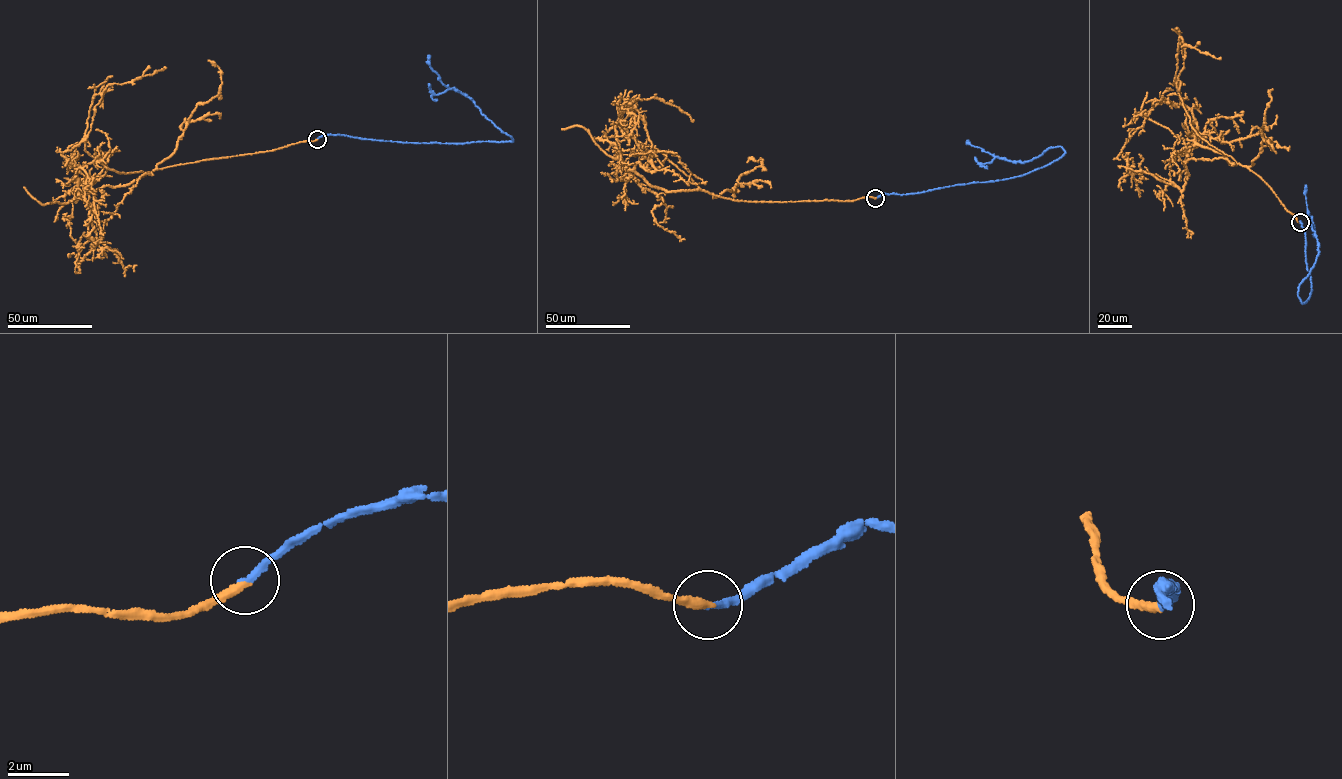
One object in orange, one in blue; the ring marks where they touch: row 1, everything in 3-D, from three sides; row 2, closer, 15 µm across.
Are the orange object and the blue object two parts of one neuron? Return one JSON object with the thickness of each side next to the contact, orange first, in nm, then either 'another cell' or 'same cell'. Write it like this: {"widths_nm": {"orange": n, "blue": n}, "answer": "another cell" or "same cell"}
{"widths_nm": {"orange": 280, "blue": 240}, "answer": "same cell"}

